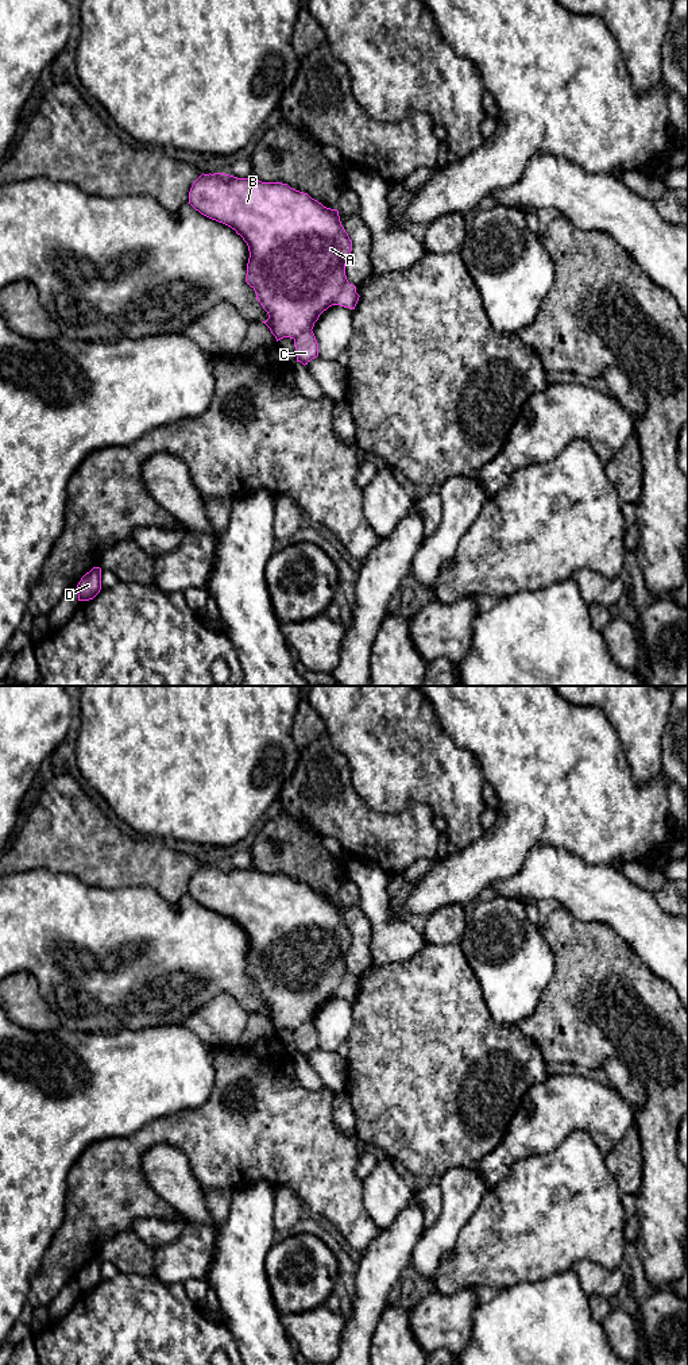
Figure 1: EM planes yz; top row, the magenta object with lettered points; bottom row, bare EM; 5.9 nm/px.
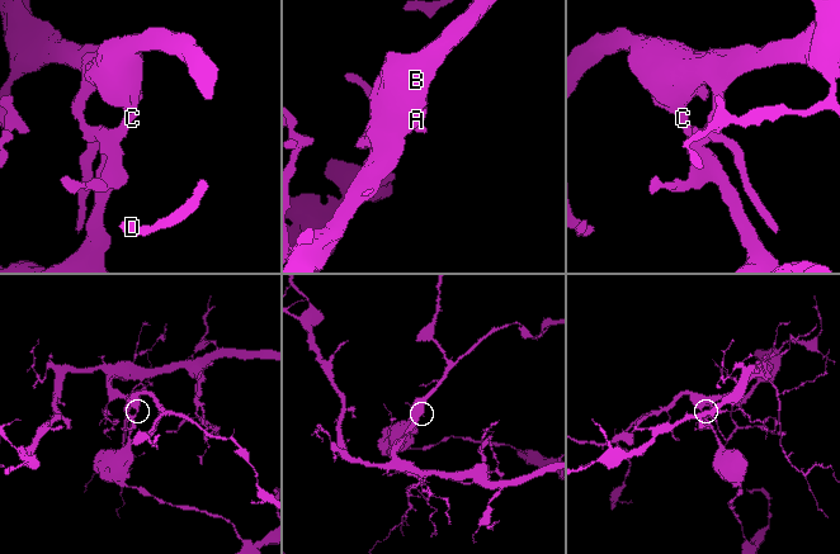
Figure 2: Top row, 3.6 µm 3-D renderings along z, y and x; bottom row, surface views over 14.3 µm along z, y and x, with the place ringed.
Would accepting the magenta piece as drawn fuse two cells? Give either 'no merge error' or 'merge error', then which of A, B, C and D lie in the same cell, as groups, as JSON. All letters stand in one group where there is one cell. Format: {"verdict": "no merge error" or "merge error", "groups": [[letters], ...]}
{"verdict": "merge error", "groups": [["A", "B", "D"], ["C"]]}

